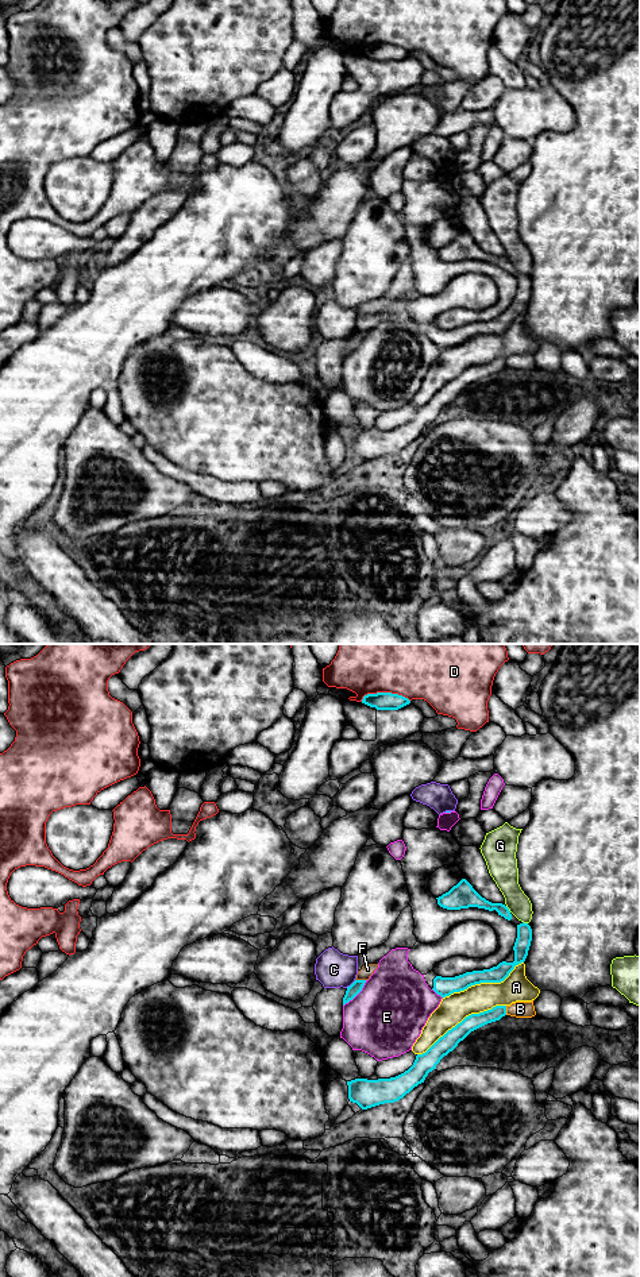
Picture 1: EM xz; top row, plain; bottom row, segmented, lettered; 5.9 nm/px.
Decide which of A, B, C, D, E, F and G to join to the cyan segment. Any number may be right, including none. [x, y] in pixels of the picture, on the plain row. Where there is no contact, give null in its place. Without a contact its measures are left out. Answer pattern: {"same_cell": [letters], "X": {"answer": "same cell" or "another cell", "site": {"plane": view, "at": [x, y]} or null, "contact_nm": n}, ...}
{"same_cell": [], "A": {"answer": "another cell", "site": {"plane": "xz", "at": [462, 373]}, "contact_nm": 600}, "B": {"answer": "another cell", "site": {"plane": "xz", "at": [505, 362]}, "contact_nm": 60}, "C": {"answer": "another cell", "site": {"plane": "xz", "at": [351, 336]}, "contact_nm": 80}, "D": {"answer": "another cell", "site": {"plane": "xz", "at": [385, 45]}, "contact_nm": 300}, "E": {"answer": "another cell", "site": {"plane": "xz", "at": [357, 346]}, "contact_nm": 220}, "F": {"answer": "another cell", "site": {"plane": "xz", "at": [361, 332]}, "contact_nm": 60}, "G": {"answer": "another cell", "site": {"plane": "xz", "at": [508, 261]}, "contact_nm": 50}}

